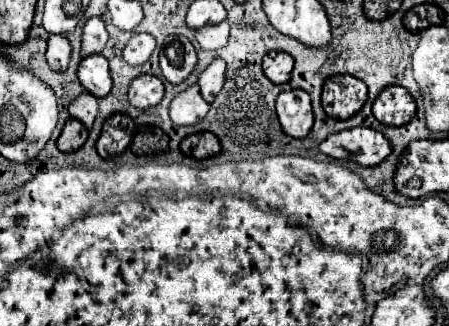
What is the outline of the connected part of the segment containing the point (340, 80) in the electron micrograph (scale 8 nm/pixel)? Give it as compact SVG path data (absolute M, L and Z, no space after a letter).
M349 74L331 76L323 86L321 102L329 118L347 120L355 116L367 102L367 86L365 82Z

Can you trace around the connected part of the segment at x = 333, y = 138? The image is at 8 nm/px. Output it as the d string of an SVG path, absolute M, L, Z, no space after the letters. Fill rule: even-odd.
M359 126L331 134L319 144L319 150L335 160L349 160L361 166L377 166L391 154L391 144L381 132Z

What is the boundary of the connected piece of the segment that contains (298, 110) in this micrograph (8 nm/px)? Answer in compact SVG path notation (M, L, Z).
M287 90L277 96L277 114L281 128L291 138L303 138L313 126L311 98L303 90Z

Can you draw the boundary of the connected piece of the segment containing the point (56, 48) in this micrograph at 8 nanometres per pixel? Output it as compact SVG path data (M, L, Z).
M51 34L49 46L47 46L47 62L53 72L65 72L71 58L71 46L65 36Z

